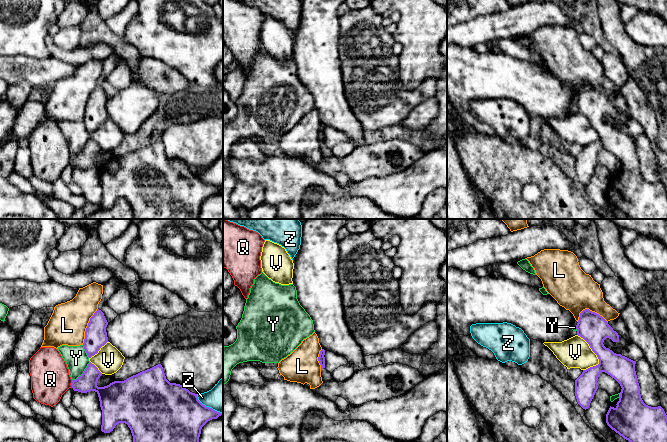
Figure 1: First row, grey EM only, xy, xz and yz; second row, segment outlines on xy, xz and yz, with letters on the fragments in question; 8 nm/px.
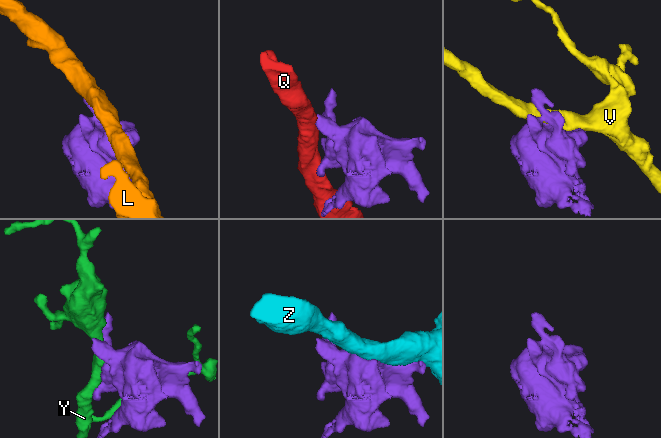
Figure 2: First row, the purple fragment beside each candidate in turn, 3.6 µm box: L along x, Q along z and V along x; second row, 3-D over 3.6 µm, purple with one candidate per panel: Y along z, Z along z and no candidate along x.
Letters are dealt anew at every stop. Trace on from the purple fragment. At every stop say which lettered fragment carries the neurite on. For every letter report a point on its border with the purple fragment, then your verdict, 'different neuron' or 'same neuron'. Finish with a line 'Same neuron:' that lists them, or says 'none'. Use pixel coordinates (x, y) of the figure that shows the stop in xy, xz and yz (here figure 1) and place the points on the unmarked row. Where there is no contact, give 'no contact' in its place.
L: meets purple in xy at (87, 102); different neuron
Q: meets purple in xy at (71, 160); different neuron
V: meets purple in yz at (591, 124); different neuron
Y: meets purple in xy at (83, 149); different neuron
Z: meets purple in xy at (208, 183); different neuron
Same neuron: none

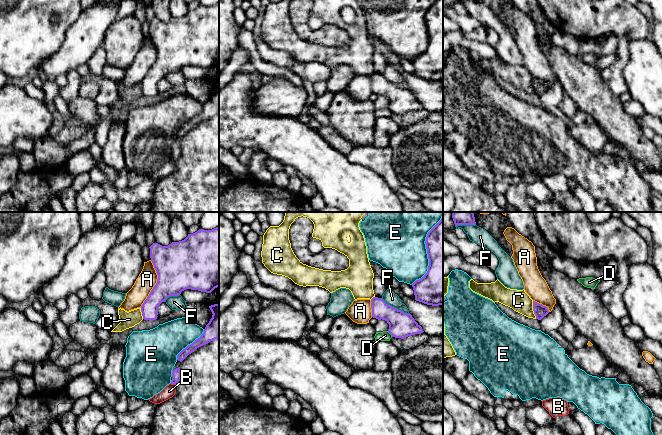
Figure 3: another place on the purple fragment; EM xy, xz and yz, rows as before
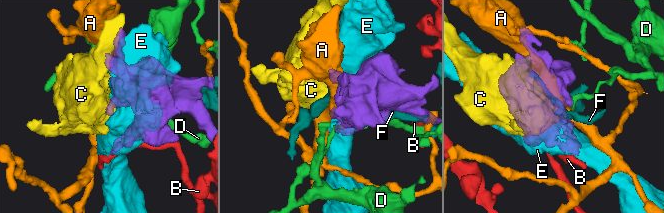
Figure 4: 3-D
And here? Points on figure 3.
A: meets purple in xy at (156, 60); different neuron
B: meets purple in xy at (173, 159); different neuron
C: meets purple in yz at (533, 86); different neuron
D: meets purple in xz at (390, 109); different neuron
E: meets purple in xz at (428, 32); different neuron
F: meets purple in xz at (395, 84); different neuron
Same neuron: none

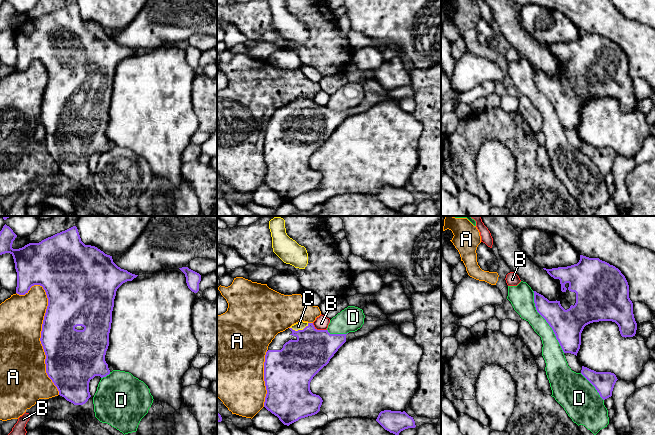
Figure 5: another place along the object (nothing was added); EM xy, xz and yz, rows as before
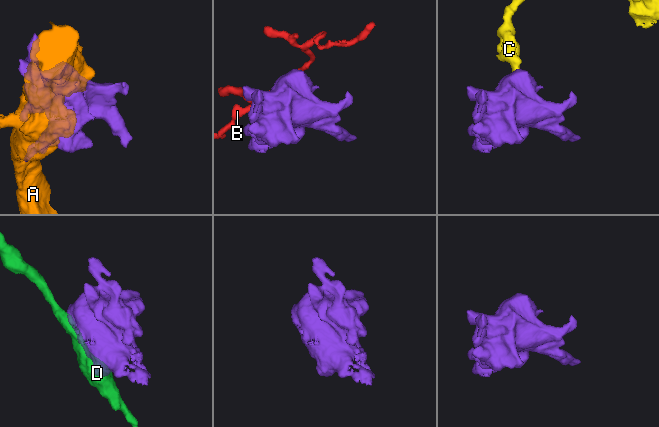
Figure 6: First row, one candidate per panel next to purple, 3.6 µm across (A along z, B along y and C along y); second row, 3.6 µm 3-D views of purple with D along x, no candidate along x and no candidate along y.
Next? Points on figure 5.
A: meets purple in xy at (41, 113); different neuron
B: meets purple in xz at (319, 106); different neuron
C: meets purple in xz at (299, 106); same neuron
D: meets purple in yz at (546, 97); different neuron
Same neuron: C

